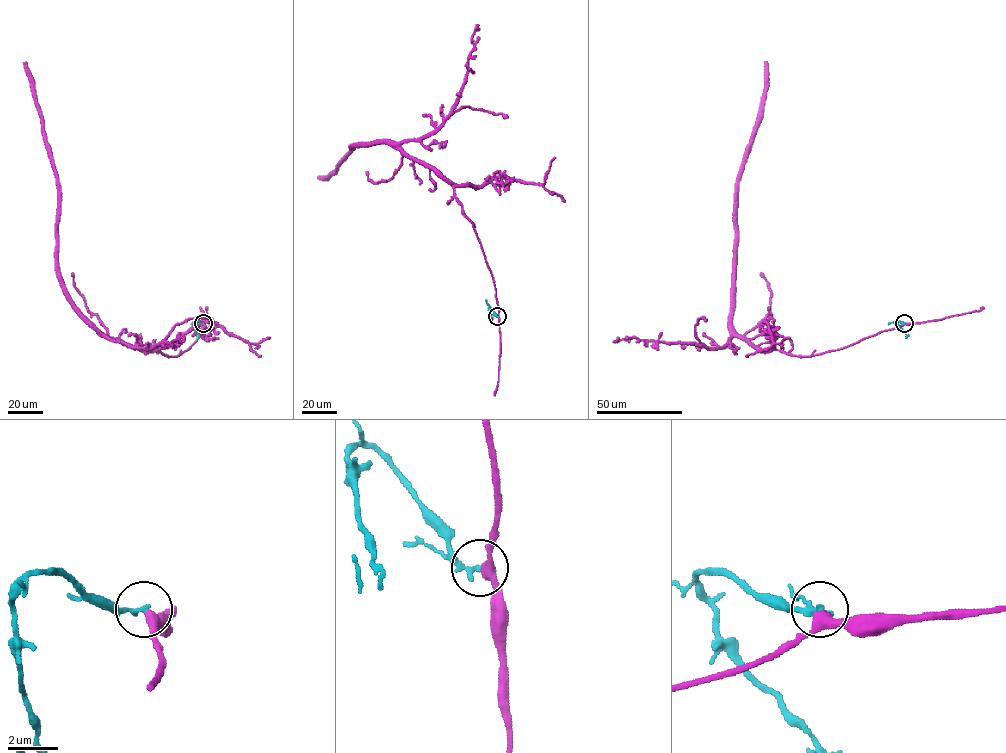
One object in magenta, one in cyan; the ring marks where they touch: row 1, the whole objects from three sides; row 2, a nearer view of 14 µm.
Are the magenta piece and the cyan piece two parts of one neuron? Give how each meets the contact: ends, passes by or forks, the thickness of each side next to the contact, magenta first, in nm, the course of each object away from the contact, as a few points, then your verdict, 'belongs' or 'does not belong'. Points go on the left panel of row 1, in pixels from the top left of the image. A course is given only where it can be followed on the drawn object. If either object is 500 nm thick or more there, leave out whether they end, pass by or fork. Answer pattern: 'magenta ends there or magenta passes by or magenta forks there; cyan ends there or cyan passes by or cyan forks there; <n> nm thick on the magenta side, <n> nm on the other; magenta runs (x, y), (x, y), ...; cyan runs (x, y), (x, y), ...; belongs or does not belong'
magenta passes by; cyan ends there; 360 nm thick on the magenta side, 240 nm on the other; magenta runs (203, 323), (204, 327), (197, 339), (178, 356), (164, 355), (158, 349), (139, 350), (101, 334); cyan runs (203, 323), (195, 321), (198, 338); does not belong

